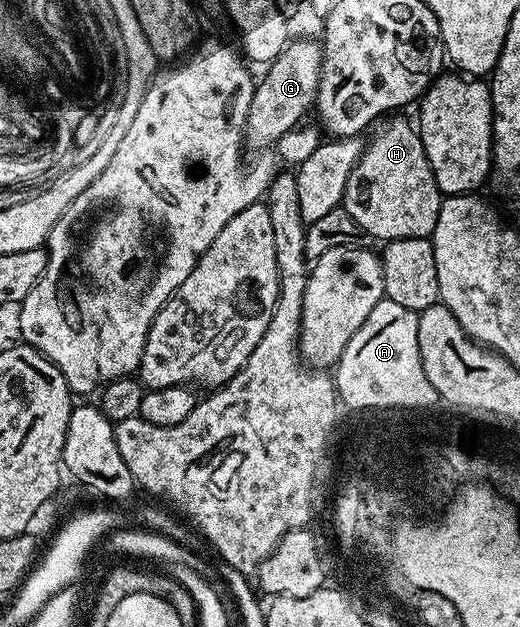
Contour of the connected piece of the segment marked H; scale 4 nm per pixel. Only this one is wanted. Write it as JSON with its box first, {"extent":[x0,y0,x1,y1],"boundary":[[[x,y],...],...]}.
{"extent":[341,117,444,240],"boundary":[[[399,117],[388,118],[388,123],[371,140],[366,140],[359,164],[355,166],[353,173],[349,173],[341,206],[372,240],[425,239],[435,232],[437,213],[444,196],[433,177],[433,169],[429,165],[429,157],[423,148],[416,124],[412,120],[410,123],[407,119],[395,118]]]}

